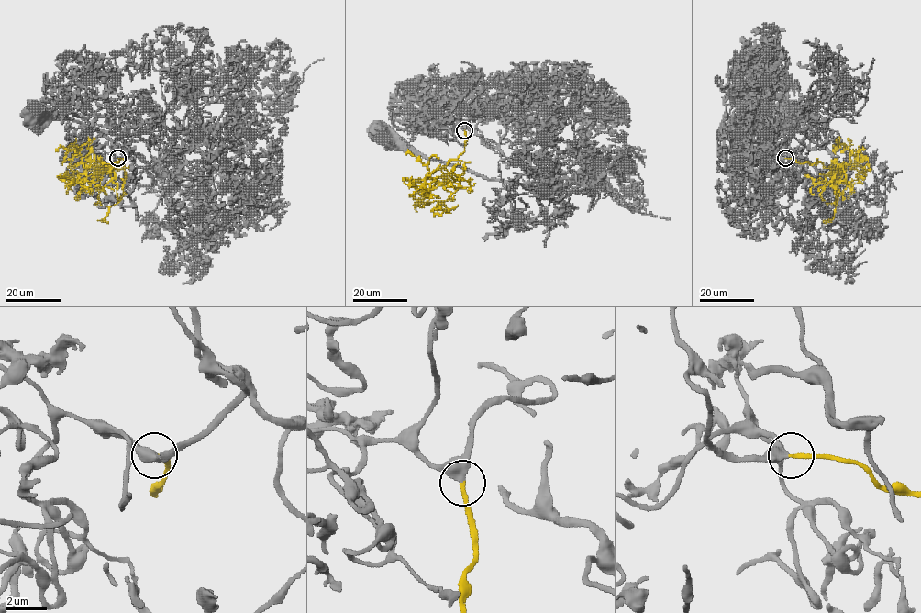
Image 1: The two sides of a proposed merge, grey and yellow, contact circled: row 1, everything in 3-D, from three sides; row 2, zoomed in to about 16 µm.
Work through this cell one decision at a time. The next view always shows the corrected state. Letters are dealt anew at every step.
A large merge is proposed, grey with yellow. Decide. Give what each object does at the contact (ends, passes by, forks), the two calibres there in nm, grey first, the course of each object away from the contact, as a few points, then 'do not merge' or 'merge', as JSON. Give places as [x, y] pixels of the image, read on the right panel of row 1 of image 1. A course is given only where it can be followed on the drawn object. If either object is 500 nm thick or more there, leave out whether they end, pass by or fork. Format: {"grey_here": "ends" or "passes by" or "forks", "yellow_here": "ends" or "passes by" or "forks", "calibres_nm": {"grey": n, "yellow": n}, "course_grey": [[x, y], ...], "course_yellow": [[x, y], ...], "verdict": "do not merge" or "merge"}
{"grey_here": "ends", "yellow_here": "ends", "calibres_nm": {"grey": 480, "yellow": 190}, "course_grey": [[784, 158], [743, 99], [771, 87], [790, 151], [811, 175], [837, 174], [815, 127], [789, 115]], "course_yellow": [[784, 158], [825, 167], [831, 160], [841, 172], [847, 163], [857, 165], [858, 152], [837, 143], [833, 151]], "verdict": "merge"}

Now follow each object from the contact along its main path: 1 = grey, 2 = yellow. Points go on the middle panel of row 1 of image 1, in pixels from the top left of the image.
1: (464, 129), (418, 111), (416, 87), (403, 95), (422, 122), (462, 119), (534, 178), (482, 178), (379, 134)
2: (464, 129), (464, 150), (429, 176), (448, 181), (447, 200), (424, 202), (421, 183), (403, 178)

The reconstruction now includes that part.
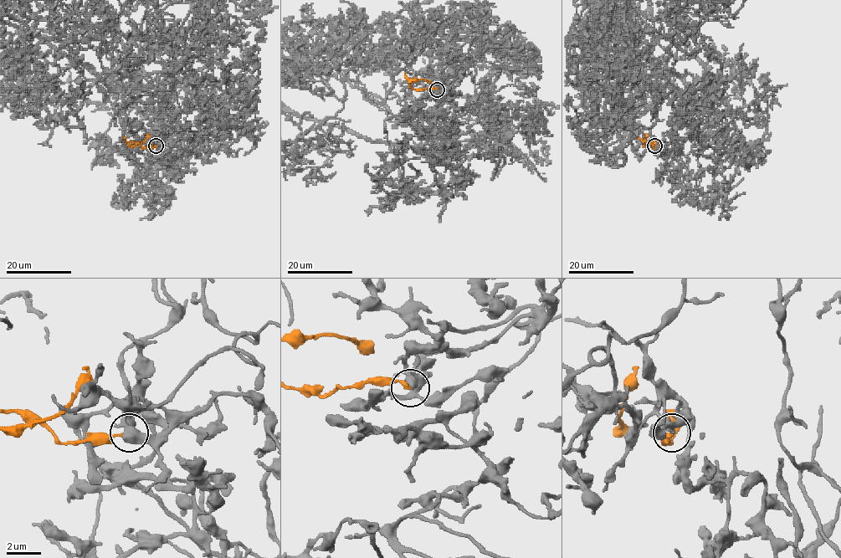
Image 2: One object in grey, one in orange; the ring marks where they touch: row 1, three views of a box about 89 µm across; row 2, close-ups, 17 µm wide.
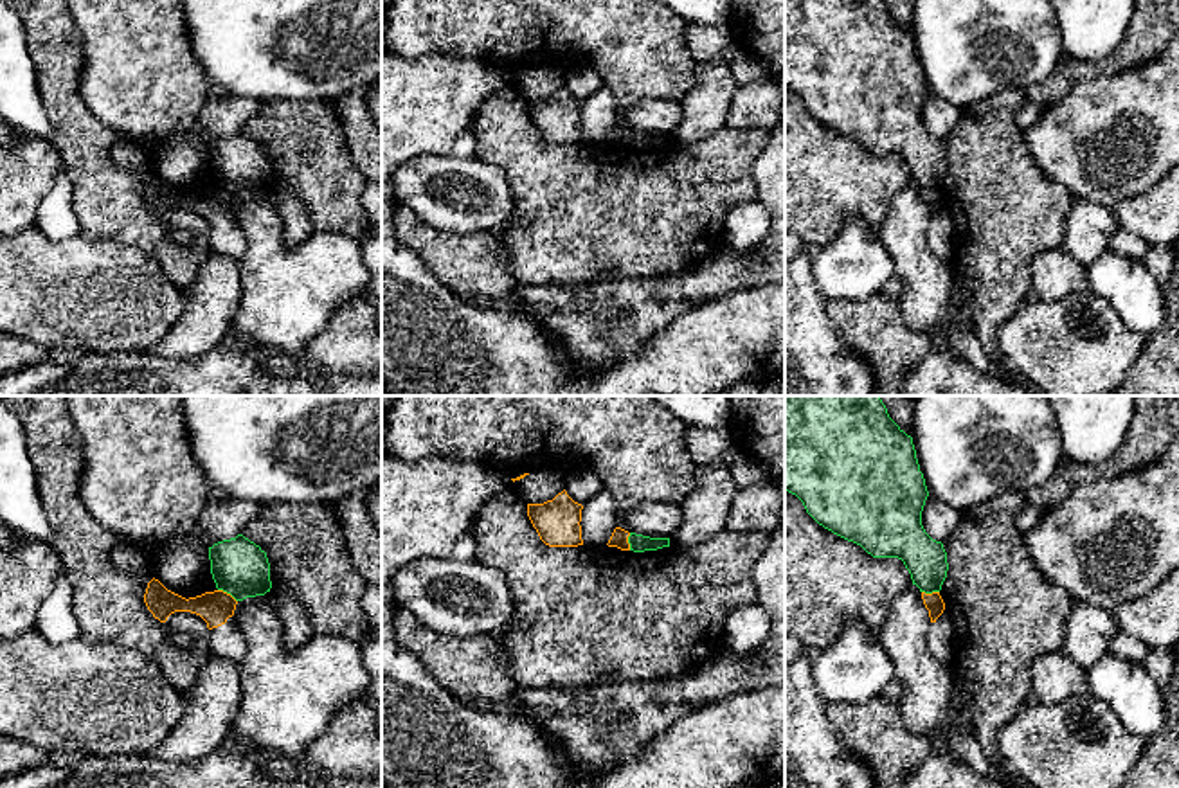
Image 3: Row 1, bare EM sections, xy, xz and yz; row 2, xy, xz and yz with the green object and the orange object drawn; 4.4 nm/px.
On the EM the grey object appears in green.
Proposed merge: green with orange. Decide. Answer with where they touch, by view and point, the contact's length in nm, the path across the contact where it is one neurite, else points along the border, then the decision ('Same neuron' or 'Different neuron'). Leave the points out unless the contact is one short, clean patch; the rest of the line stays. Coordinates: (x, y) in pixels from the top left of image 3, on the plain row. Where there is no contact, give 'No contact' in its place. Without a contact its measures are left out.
Touches green at xy (227, 189). Shared border 110 nm. Boundary: xy (218, 186), (236, 198). Different neuron

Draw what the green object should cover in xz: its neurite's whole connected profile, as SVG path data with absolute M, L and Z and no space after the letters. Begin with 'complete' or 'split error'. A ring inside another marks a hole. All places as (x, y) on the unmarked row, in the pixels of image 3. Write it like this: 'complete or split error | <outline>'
complete | M630 130L628 133L630 148L644 149L670 144L670 135L650 135L643 131Z

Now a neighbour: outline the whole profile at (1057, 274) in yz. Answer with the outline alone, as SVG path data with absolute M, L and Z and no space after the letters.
M1064 246L1042 250L1030 263L1033 295L1042 300L1060 300L1089 290L1085 266Z

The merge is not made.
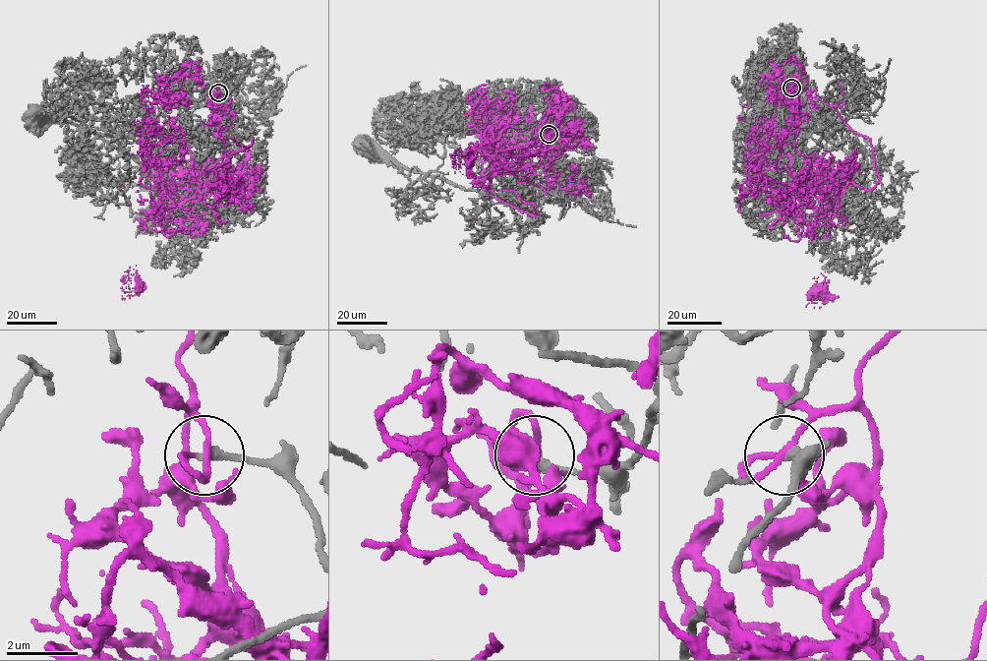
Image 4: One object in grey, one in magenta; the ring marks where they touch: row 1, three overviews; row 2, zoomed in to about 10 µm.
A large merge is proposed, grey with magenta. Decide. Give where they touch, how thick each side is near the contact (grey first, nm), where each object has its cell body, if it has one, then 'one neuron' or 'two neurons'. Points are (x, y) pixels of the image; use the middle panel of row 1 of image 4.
(549, 134) | 260/160 nm | grey (363, 147) | magenta none | two neurons

